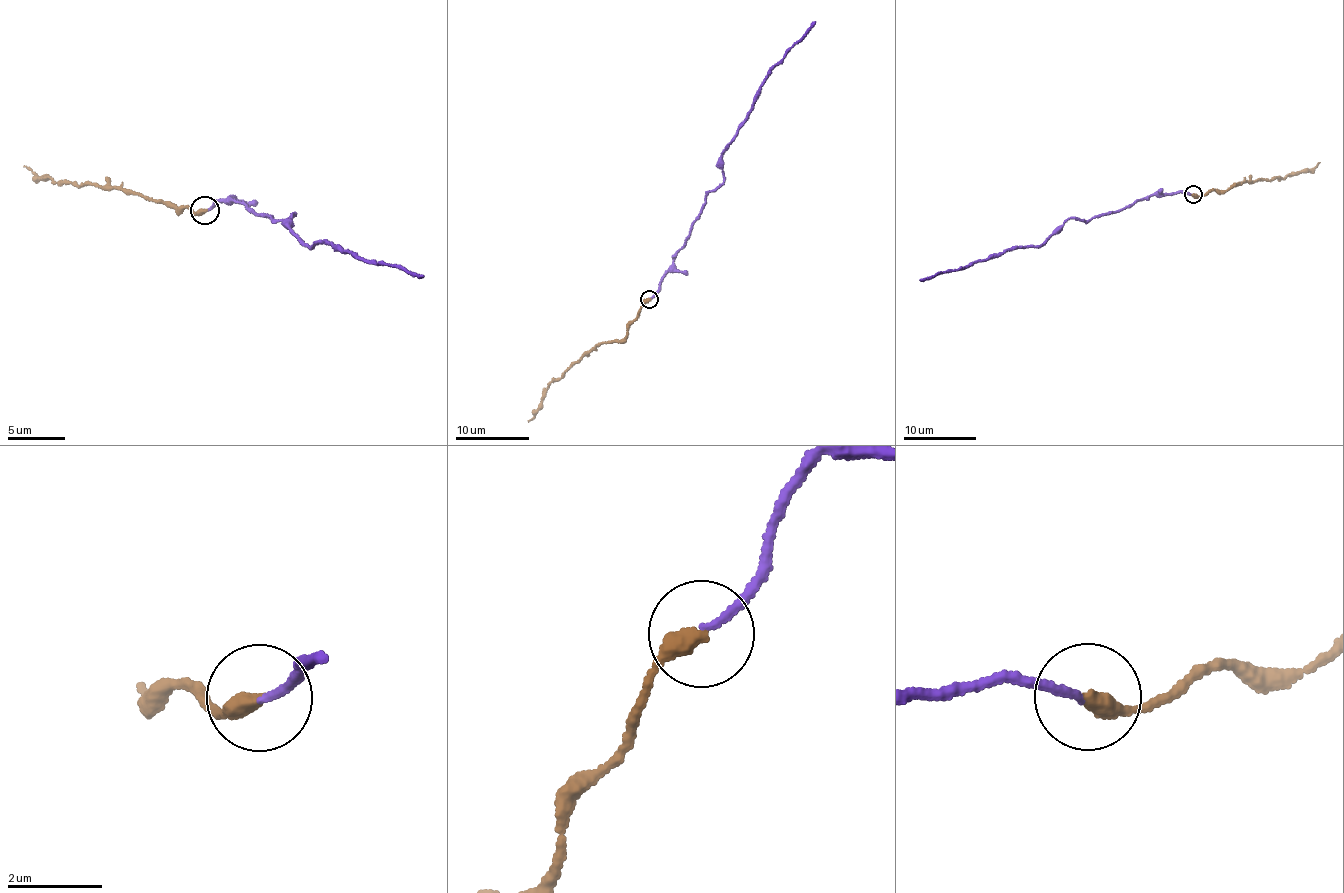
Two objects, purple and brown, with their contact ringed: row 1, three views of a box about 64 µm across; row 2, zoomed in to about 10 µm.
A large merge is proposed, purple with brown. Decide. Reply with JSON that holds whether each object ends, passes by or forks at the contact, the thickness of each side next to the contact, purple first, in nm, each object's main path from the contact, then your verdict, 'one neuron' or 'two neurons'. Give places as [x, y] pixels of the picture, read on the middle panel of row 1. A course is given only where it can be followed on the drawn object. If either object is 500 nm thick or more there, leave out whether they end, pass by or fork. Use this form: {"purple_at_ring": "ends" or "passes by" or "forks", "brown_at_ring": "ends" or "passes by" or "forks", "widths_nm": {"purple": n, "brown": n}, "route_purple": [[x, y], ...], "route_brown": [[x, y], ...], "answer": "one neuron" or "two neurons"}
{"purple_at_ring": "ends", "brown_at_ring": "ends", "widths_nm": {"purple": 140, "brown": 400}, "route_purple": [[650, 298], [688, 235], [708, 192], [715, 190], [723, 177], [721, 161], [775, 65], [801, 42], [815, 22]], "route_brown": [[650, 300], [625, 336], [595, 345], [560, 377], [553, 378], [528, 421]], "answer": "one neuron"}

